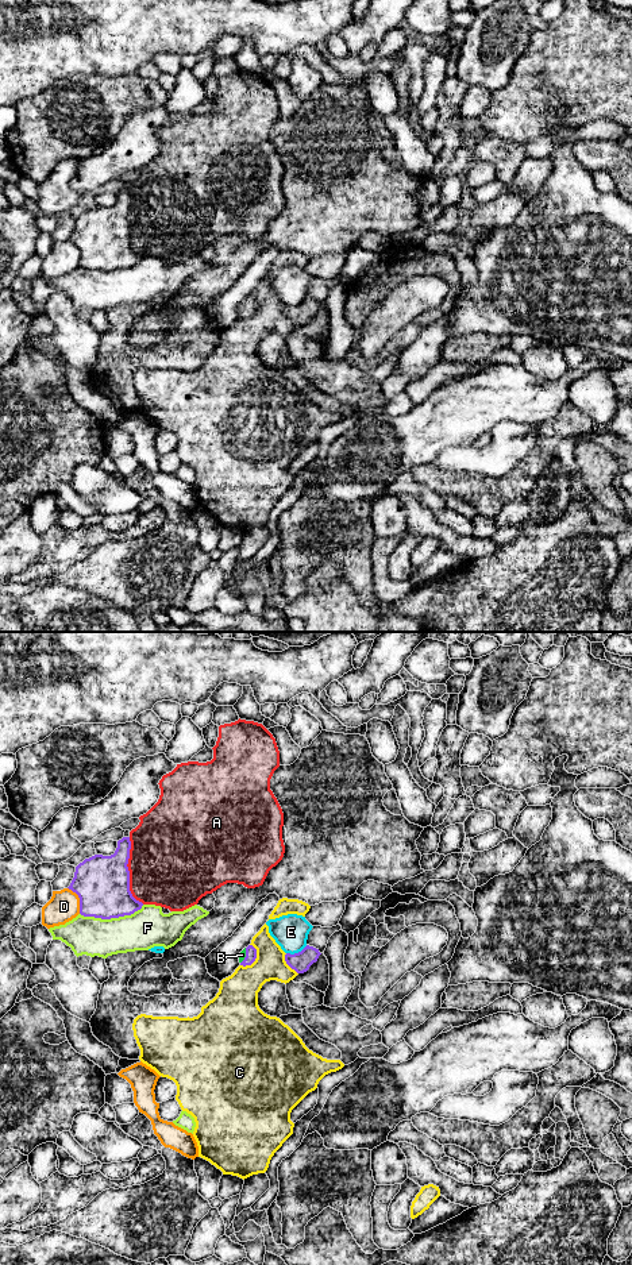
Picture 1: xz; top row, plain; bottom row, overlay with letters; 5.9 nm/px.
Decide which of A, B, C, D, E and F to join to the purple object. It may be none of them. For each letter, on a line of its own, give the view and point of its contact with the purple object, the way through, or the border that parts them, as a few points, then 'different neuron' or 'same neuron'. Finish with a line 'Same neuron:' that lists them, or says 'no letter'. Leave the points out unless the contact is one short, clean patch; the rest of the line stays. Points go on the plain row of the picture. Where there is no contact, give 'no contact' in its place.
A: contact xz (128, 224); different neuron
B: contact xz (246, 308); way xz (250, 309), (246, 308), (242, 307); same neuron
C: contact xz (255, 309); different neuron
D: contact xz (80, 251); different neuron
E: contact xz (296, 305); different neuron
F: contact xz (111, 269); different neuron
Same neuron: B

